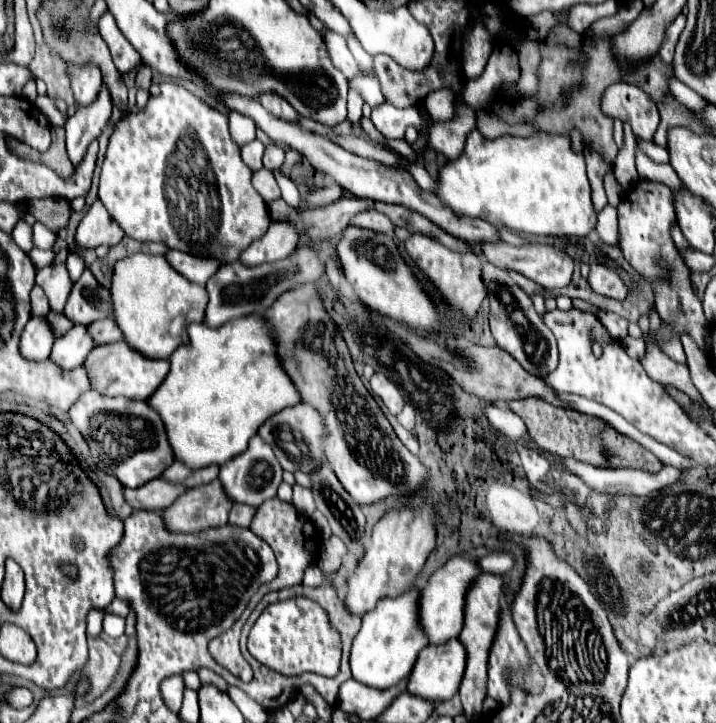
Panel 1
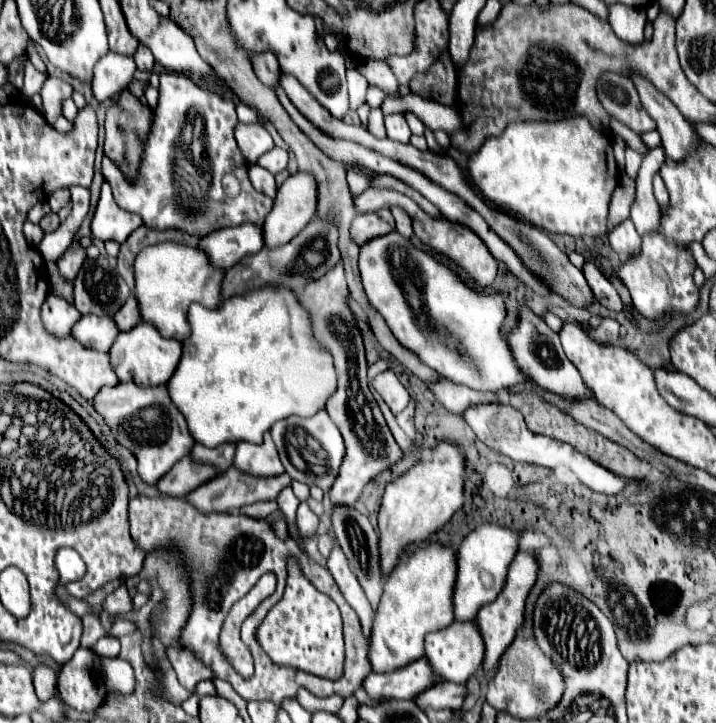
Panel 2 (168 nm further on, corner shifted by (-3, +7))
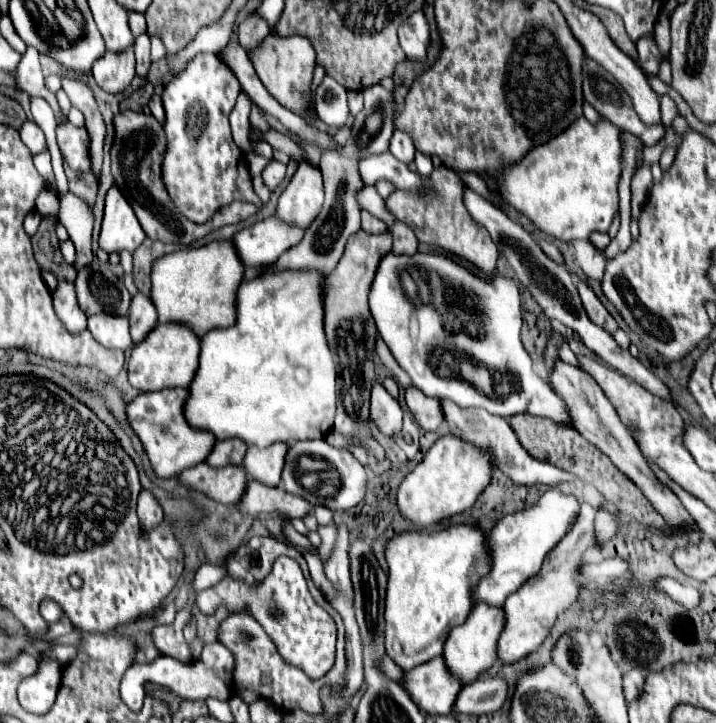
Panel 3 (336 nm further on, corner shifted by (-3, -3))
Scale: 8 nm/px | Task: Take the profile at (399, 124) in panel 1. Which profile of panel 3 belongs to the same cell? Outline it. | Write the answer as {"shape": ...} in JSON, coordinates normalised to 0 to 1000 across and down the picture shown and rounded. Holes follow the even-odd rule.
{"shape":[[[559,180],[550,183],[547,194],[545,194],[545,210],[550,213],[550,219],[556,219],[564,227],[573,227],[578,221],[578,199],[575,191],[570,185],[561,185]]]}

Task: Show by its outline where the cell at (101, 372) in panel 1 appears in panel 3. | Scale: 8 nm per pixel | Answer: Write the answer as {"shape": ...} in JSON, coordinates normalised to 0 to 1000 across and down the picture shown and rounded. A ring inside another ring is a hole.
{"shape":[[[235,445],[221,448],[201,473],[190,476],[179,501],[179,523],[182,531],[198,542],[226,539],[254,534],[263,537],[274,512],[277,512],[277,492],[279,492],[279,467],[271,462],[265,451]]]}

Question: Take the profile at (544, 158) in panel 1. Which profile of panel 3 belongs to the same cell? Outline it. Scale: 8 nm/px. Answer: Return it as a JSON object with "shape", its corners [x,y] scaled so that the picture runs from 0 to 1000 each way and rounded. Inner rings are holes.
{"shape":[[[804,163],[785,185],[749,202],[729,224],[701,235],[698,274],[737,299],[754,318],[785,332],[846,321],[863,296],[863,252],[869,241],[866,177],[838,163],[832,172]]]}

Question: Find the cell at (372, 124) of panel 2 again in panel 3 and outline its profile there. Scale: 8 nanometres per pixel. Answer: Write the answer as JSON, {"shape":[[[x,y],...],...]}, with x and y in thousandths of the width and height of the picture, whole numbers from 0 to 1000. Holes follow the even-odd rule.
{"shape":[[[534,116],[517,119],[517,124],[508,124],[508,149],[497,158],[492,169],[492,185],[483,194],[478,205],[469,207],[453,207],[447,219],[447,238],[453,246],[453,285],[450,293],[441,299],[441,304],[427,315],[425,329],[419,332],[416,340],[405,343],[402,351],[394,351],[394,357],[374,371],[344,371],[341,387],[358,385],[366,376],[377,373],[394,373],[394,371],[444,371],[455,379],[466,373],[472,360],[478,357],[480,340],[492,324],[503,318],[503,285],[497,277],[497,268],[508,260],[508,249],[503,243],[500,227],[517,213],[531,213],[542,207],[542,196],[550,185],[550,155],[553,155],[553,141],[545,124],[539,124]]]}

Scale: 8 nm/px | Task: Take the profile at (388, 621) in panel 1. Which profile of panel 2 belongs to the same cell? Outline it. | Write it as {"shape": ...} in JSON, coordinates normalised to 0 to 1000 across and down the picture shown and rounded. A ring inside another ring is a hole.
{"shape":[[[603,750],[561,775],[536,802],[536,822],[522,849],[514,910],[520,929],[550,929],[592,907],[592,880],[634,860],[631,813],[637,797],[637,763]]]}

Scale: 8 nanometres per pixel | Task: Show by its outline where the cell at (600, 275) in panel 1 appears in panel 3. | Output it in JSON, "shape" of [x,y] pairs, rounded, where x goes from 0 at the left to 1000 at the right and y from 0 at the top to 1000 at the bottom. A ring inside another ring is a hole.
{"shape":[[[804,387],[804,398],[807,398],[807,407],[810,407],[810,415],[813,415],[813,423],[818,429],[818,437],[838,454],[844,454],[849,462],[858,462],[863,456],[863,448],[860,443],[849,434],[849,429],[841,423],[841,418],[832,412],[832,407],[827,404],[827,398],[813,390],[813,387]]]}

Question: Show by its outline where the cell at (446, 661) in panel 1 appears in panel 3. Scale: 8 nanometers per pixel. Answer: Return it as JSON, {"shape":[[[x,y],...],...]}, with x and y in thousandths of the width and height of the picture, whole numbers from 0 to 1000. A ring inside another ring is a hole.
{"shape":[[[668,833],[662,838],[662,844],[656,846],[656,855],[651,855],[648,863],[634,866],[634,871],[628,871],[628,880],[623,885],[620,910],[623,910],[623,918],[628,921],[628,927],[634,927],[634,932],[648,938],[651,946],[662,943],[673,929],[679,929],[693,916],[693,910],[696,910],[693,893],[696,893],[696,882],[704,871],[704,863],[707,863],[707,849],[701,841],[684,838],[679,833]]]}

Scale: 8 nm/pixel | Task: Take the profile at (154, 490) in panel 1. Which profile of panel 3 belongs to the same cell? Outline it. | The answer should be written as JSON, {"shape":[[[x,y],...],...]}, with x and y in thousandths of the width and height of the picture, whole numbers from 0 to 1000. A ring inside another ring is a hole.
{"shape":[[[279,639],[268,647],[260,647],[251,656],[254,669],[268,672],[288,686],[293,686],[302,694],[324,700],[327,694],[332,697],[335,689],[344,680],[346,669],[346,653],[341,645],[310,645],[310,647],[296,647],[288,639]]]}

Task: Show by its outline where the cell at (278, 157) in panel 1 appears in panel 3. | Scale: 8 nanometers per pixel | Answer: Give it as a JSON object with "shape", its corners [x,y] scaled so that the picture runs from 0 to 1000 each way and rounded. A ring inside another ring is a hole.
{"shape":[[[377,221],[377,227],[369,232],[366,238],[366,246],[369,246],[369,254],[383,266],[383,260],[397,249],[399,243],[399,230],[388,221]]]}

